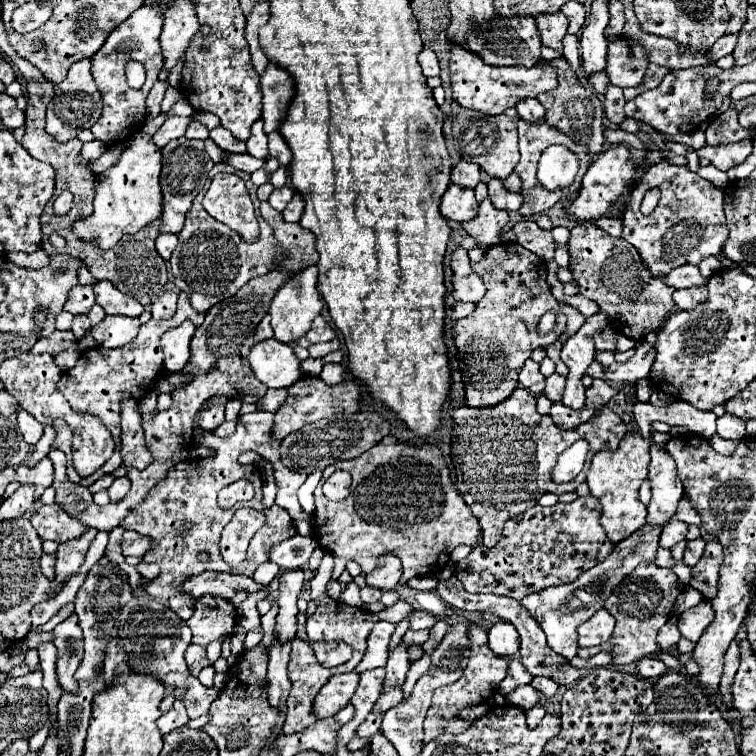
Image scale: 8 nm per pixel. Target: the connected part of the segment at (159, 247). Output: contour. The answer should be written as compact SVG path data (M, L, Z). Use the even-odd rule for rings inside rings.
M160 233L158 235L158 239L156 239L156 251L160 253L160 257L164 261L170 259L176 243L178 243L178 235L174 235L174 233Z

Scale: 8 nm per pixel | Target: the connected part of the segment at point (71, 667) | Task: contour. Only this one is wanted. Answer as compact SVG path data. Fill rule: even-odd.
M70 615L54 629L54 635L56 635L54 645L58 649L58 661L56 661L58 683L66 693L78 693L78 681L74 679L74 673L84 657L82 629L78 625L78 619Z

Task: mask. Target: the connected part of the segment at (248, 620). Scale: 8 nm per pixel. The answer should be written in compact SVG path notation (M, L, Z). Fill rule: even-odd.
M258 591L258 593L254 593L254 595L250 595L236 611L238 611L238 625L242 625L246 631L258 631L260 627L260 613L258 613L258 609L256 609L256 603L260 601L260 599L264 599L266 597L266 593L262 591Z

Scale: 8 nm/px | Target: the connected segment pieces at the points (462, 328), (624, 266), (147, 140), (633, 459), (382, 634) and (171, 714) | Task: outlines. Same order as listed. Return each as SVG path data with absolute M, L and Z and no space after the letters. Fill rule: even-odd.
M498 243L498 245L488 247L488 251L484 251L482 259L472 263L472 269L484 281L486 295L476 303L474 313L470 313L464 319L454 321L452 339L454 339L456 351L458 351L458 359L460 359L460 373L462 373L462 381L464 381L466 405L468 407L492 407L492 405L504 401L506 397L510 397L510 393L516 389L522 363L532 355L532 351L538 347L550 345L550 341L556 341L560 337L560 333L564 333L566 315L560 313L560 305L552 297L550 287L546 283L546 261L542 261L540 257L536 257L534 253L530 253L528 249L524 249L518 243ZM548 311L556 313L558 321L556 321L554 331L550 331L548 335L540 335L538 321Z
M584 221L572 229L568 249L574 257L574 265L570 265L570 269L580 293L596 301L600 309L608 313L608 321L614 325L616 333L640 341L650 331L658 331L664 319L676 311L676 303L672 301L674 289L646 273L642 259L628 241L610 237L590 221Z
M142 131L136 133L132 143L122 151L116 165L96 175L94 213L84 221L74 223L72 227L74 235L106 251L114 247L122 235L134 235L142 227L146 227L150 221L158 219L162 213L162 191L158 181L160 169L162 169L160 149L154 145L150 135Z
M630 431L622 439L618 449L602 451L592 457L586 483L590 487L590 495L598 497L602 503L600 525L606 529L606 535L614 543L620 543L622 539L626 539L646 523L646 505L640 503L638 489L648 475L650 445L652 445L652 439L644 439L640 431Z
M378 621L374 625L374 629L368 635L368 649L364 659L358 663L356 671L364 673L368 669L376 669L376 667L384 667L386 659L388 659L388 643L392 637L392 623L388 621Z
M179 688L174 690L176 702L174 702L173 709L170 709L168 713L164 713L156 721L160 733L166 735L166 733L170 733L170 731L174 731L174 729L178 729L178 727L182 727L182 725L188 723L189 717L183 702L184 693L185 690L180 690Z

